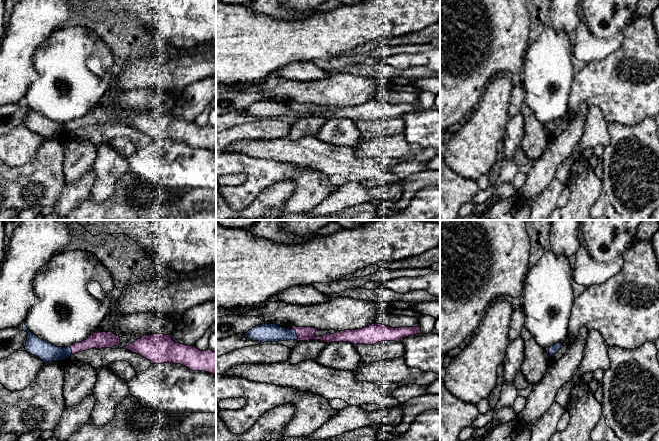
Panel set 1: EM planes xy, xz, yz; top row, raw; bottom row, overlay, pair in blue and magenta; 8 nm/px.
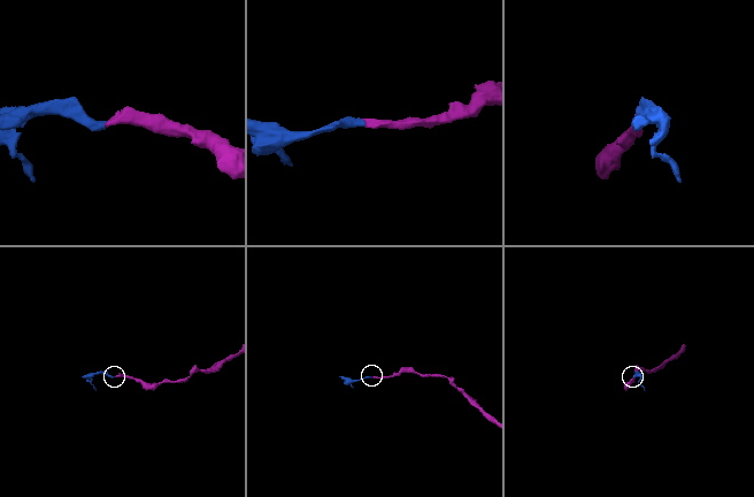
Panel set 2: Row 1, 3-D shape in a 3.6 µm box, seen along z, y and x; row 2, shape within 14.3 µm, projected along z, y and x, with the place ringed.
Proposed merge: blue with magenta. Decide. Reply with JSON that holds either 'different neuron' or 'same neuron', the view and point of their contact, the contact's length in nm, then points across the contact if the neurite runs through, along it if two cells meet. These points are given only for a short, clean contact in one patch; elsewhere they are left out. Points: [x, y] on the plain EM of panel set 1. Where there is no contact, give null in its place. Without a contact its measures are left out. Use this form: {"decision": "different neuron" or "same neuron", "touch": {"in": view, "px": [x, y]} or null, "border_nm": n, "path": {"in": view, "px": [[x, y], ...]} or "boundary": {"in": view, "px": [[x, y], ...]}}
{"decision": "same neuron", "touch": {"in": "xz", "px": [295, 109]}, "border_nm": 110, "path": {"in": "xz", "px": [[265, 108], [295, 109], [304, 109]]}}

